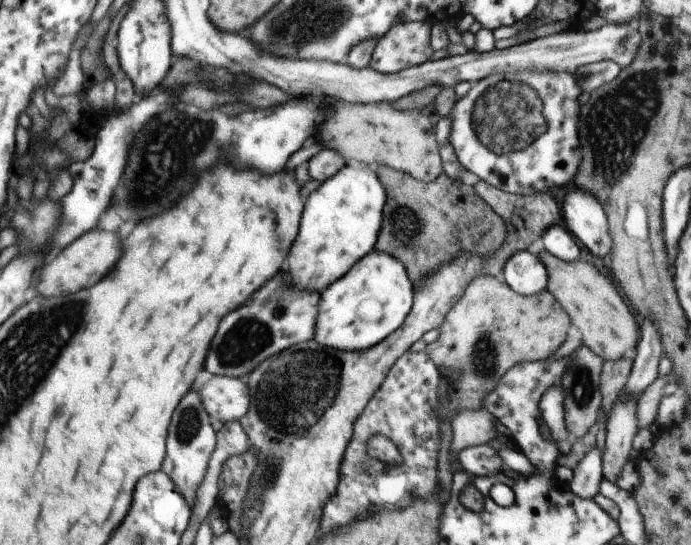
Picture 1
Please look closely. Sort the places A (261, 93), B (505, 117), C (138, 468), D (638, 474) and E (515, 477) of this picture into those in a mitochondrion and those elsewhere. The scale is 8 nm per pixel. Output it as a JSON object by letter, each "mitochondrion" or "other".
{"A":"other","B":"mitochondrion","C":"other","D":"other","E":"other"}

